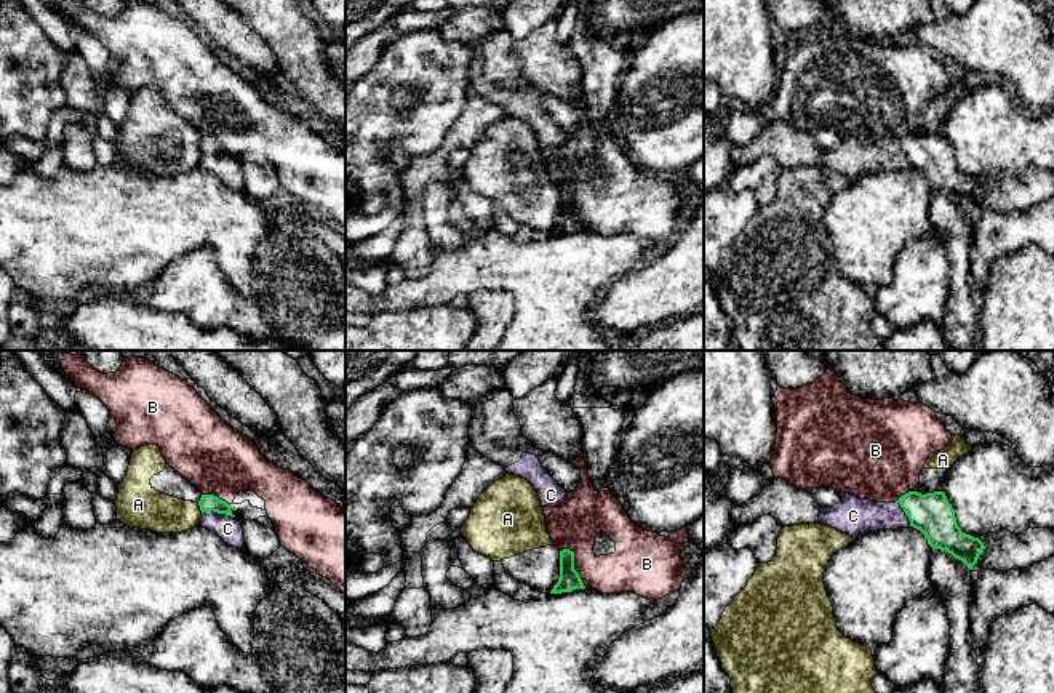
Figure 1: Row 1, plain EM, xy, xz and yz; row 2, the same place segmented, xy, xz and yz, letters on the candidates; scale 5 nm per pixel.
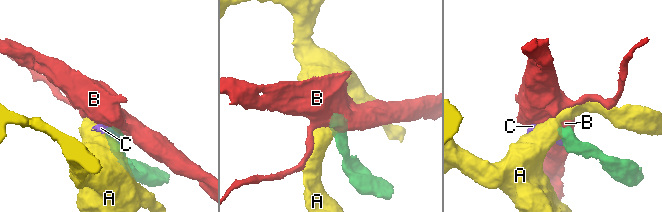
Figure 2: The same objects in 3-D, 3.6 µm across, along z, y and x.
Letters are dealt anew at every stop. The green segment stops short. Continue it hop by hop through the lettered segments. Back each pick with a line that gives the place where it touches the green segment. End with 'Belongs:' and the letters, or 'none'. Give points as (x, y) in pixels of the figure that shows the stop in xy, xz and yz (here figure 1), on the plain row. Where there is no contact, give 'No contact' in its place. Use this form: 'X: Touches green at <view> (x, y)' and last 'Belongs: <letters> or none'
C: Touches green at xy (218, 154)
Belongs: C

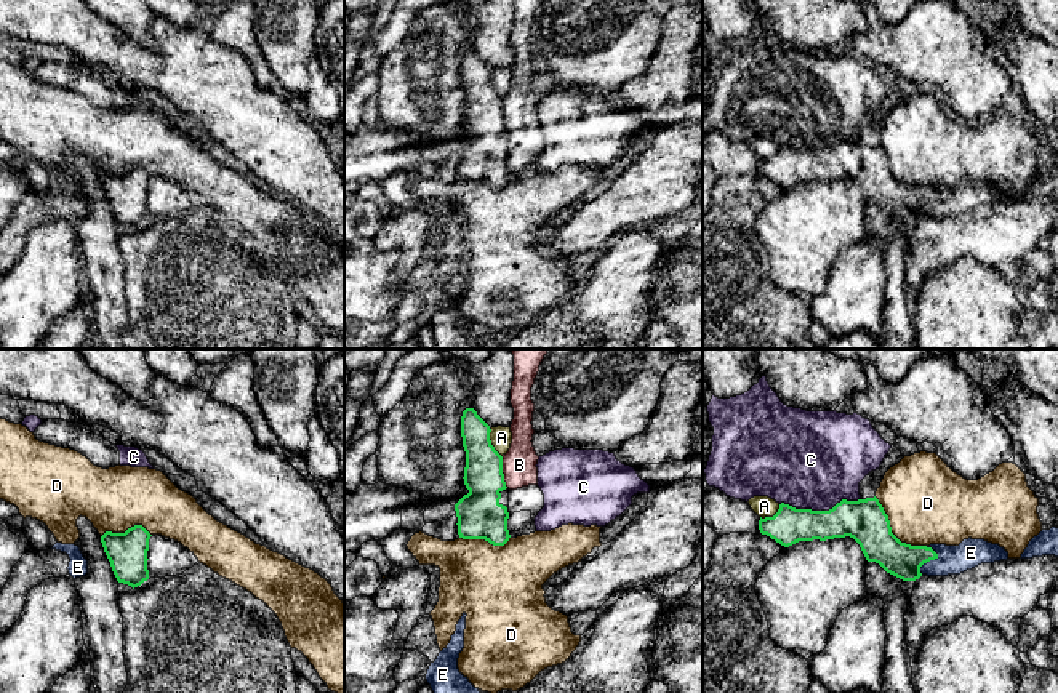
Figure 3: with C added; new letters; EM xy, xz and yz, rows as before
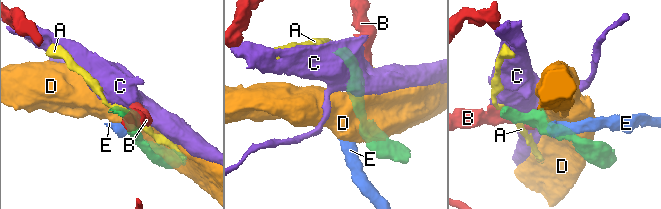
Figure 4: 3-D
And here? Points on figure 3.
Belongs: none

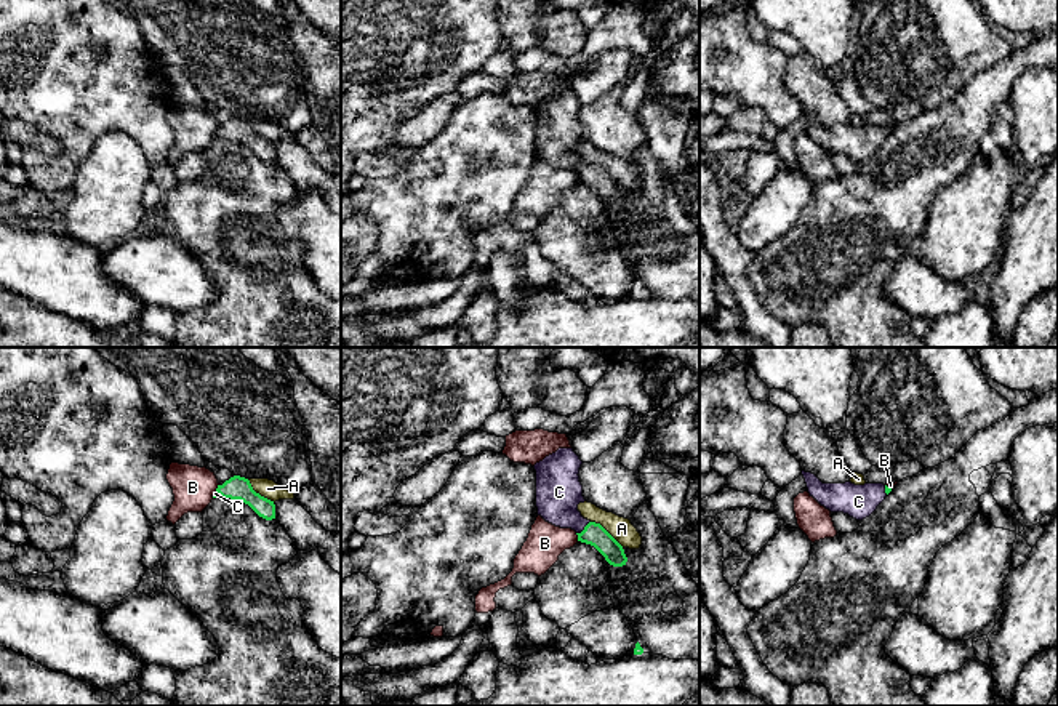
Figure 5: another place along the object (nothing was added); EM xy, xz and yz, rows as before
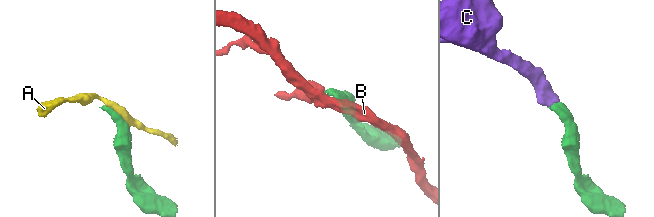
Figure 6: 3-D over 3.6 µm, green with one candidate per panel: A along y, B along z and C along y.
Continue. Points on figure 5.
C: Touches green at xz (585, 170)
Belongs: C

